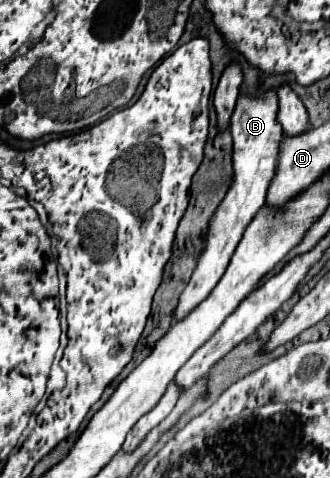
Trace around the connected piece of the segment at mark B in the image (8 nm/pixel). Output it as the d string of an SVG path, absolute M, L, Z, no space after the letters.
M267 89L261 95L251 95L251 93L241 93L235 105L235 111L231 115L231 135L233 135L233 183L227 191L227 197L221 201L219 209L215 211L211 223L209 223L209 233L205 237L205 249L199 257L197 269L185 287L185 291L179 297L179 303L175 307L173 319L179 321L187 317L207 295L213 291L213 287L219 283L223 277L231 253L235 251L235 245L239 243L239 237L243 237L243 229L251 223L251 217L263 207L267 187L271 183L271 177L275 173L277 165L277 155L279 155L279 139L283 139L281 125L277 121L277 109L279 109L279 99L275 89Z

